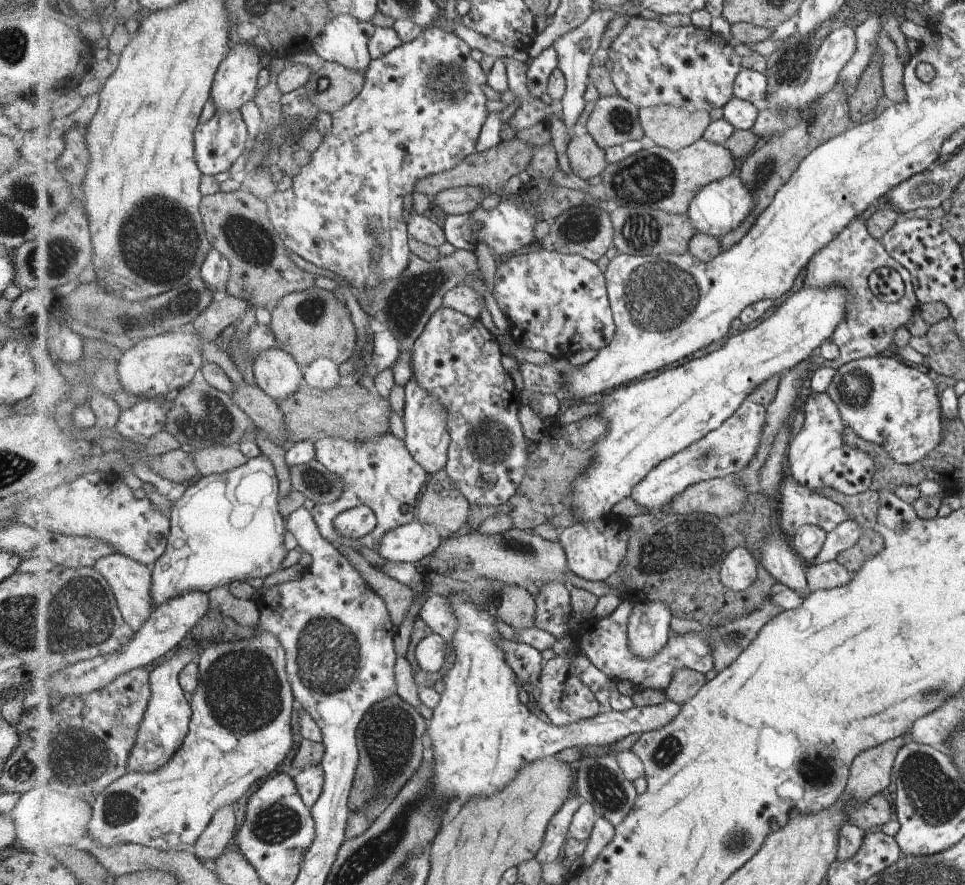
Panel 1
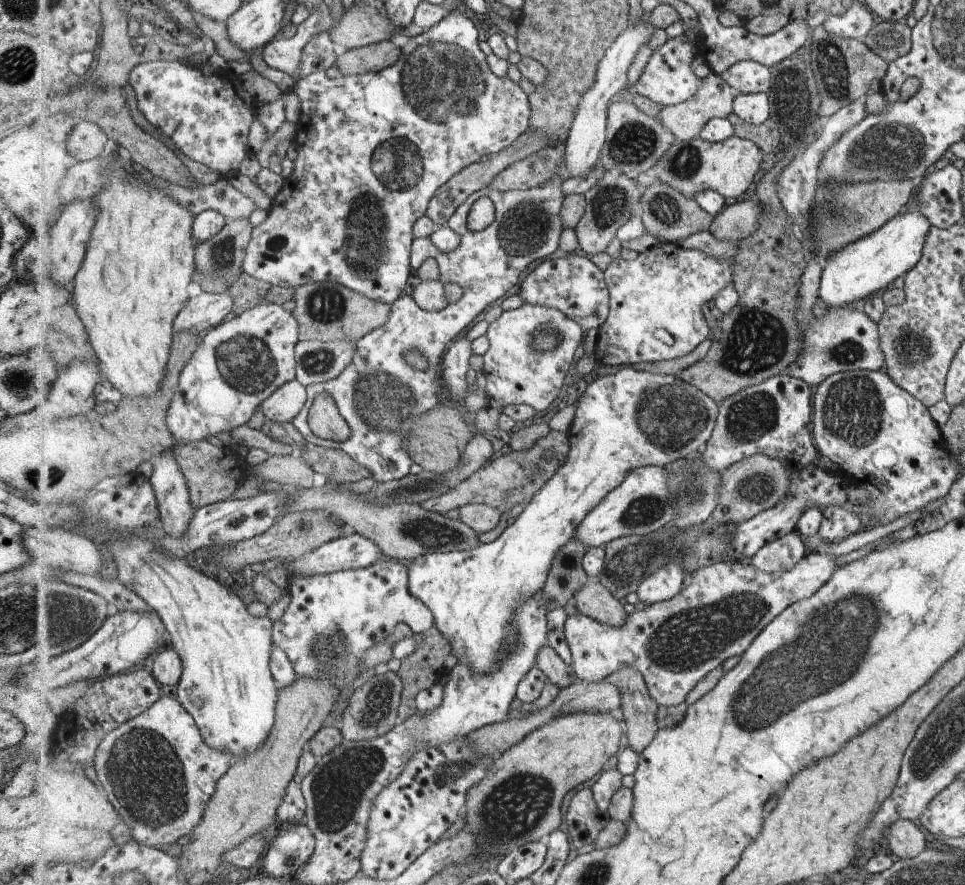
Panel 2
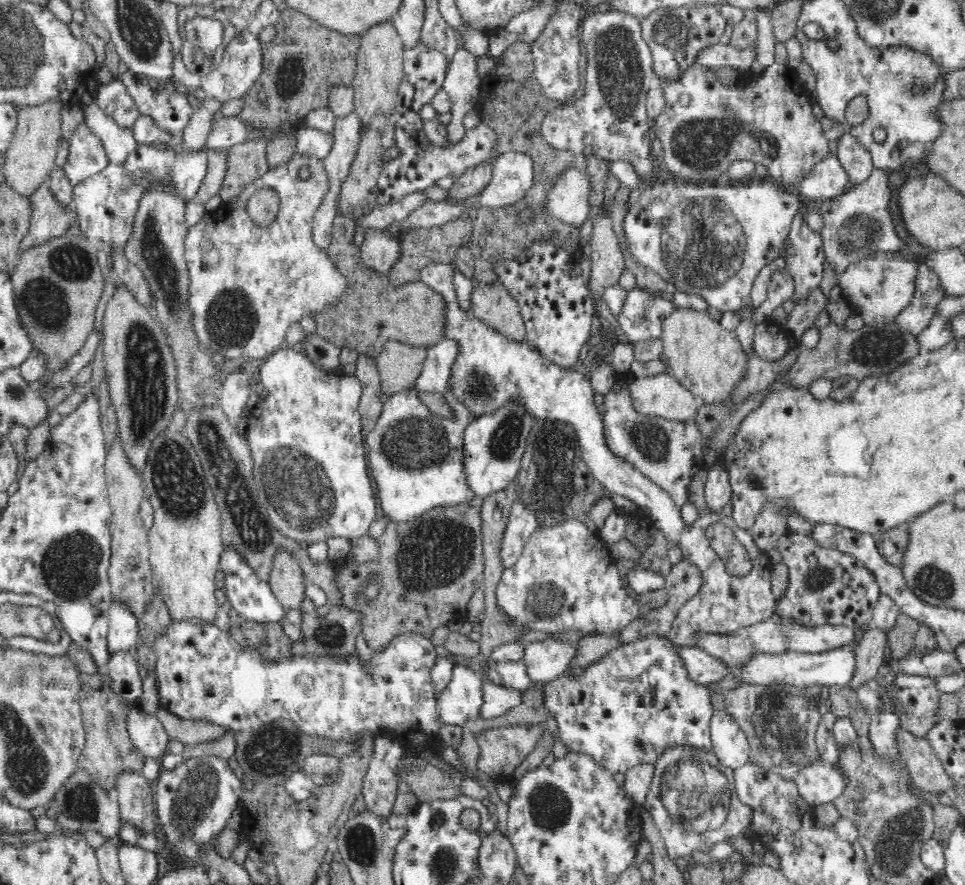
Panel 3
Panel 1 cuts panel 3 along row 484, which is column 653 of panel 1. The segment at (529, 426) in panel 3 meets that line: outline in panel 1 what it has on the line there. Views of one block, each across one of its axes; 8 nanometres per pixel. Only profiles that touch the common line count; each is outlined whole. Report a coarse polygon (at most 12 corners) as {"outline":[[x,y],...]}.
{"outline":[[767,408],[740,409],[633,489],[646,510],[735,475],[758,453]]}

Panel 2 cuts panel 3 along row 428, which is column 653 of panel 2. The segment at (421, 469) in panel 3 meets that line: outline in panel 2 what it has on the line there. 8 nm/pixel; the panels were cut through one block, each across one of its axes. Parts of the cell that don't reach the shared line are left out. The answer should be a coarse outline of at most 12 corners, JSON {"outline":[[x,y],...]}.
{"outline":[[627,366],[577,399],[566,462],[494,541],[407,563],[457,664],[632,470],[699,454],[720,405]]}

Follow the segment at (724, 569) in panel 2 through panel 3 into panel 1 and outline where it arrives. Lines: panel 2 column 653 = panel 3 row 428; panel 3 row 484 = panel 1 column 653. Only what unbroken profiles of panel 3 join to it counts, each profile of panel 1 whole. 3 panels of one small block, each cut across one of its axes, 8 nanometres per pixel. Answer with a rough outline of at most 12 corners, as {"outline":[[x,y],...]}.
{"outline":[[634,606],[593,619],[577,648],[613,681],[666,691],[677,669],[707,674],[706,635],[670,637],[658,655],[630,649]]}

